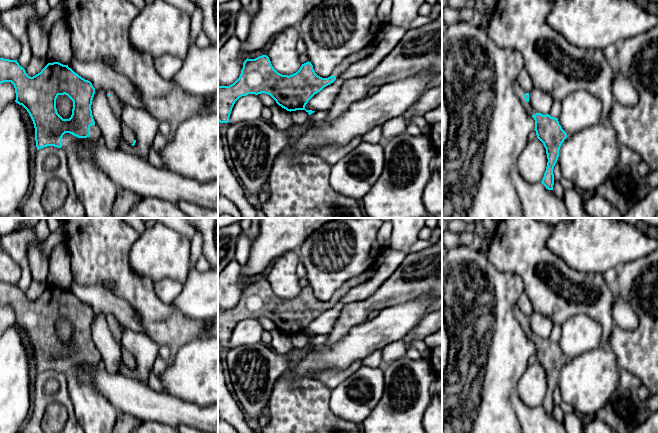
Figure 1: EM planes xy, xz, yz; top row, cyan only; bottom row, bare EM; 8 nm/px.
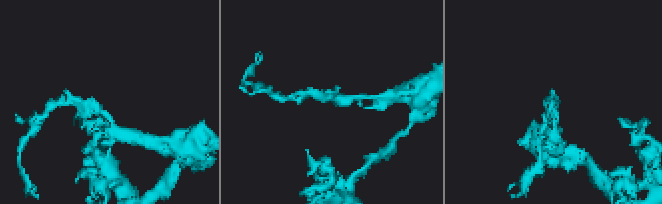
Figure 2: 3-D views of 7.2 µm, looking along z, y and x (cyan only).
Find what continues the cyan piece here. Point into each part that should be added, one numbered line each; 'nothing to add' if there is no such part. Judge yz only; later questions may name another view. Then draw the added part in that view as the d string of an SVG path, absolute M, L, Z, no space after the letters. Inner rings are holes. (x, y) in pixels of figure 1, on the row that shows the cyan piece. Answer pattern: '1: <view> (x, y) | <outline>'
1: yz (519, 91) | M515 81L515 82L513 83L513 88L514 88L514 90L515 90L515 93L517 94L517 96L518 96L519 99L521 100L521 102L522 102L524 108L526 109L526 111L527 111L529 114L531 114L531 115L535 115L537 112L532 108L530 102L526 102L526 101L525 101L524 96L523 96L525 93L529 93L529 92L524 91L524 90L520 87L520 85L518 84L517 81Z

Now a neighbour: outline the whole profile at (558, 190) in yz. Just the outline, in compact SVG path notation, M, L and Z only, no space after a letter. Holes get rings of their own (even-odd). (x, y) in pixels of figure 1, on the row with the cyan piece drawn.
M554 180L553 192L558 198L564 199L564 188L559 181Z

